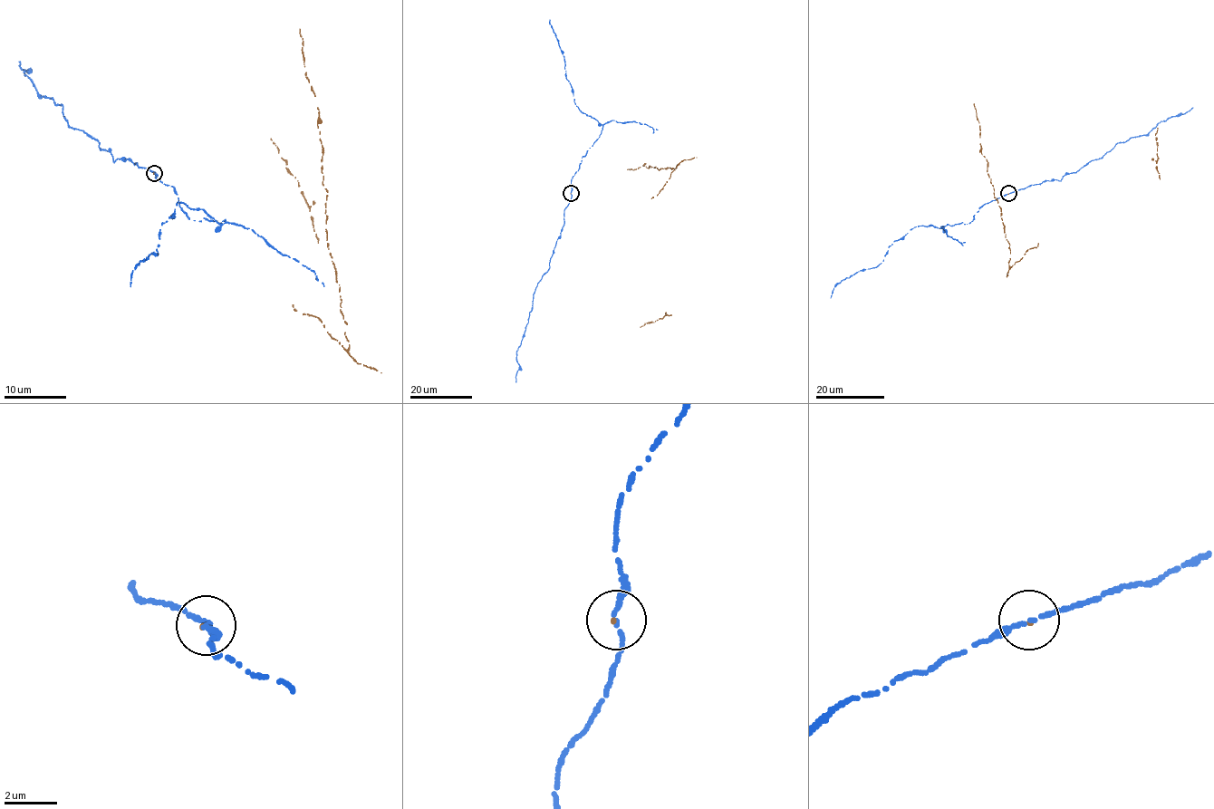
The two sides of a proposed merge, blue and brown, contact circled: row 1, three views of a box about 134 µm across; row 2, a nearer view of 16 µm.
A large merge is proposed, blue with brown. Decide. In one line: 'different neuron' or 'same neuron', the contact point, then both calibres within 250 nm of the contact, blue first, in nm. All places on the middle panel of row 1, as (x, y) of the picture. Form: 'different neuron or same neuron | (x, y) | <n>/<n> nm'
same neuron | (571, 193) | 160/100 nm

